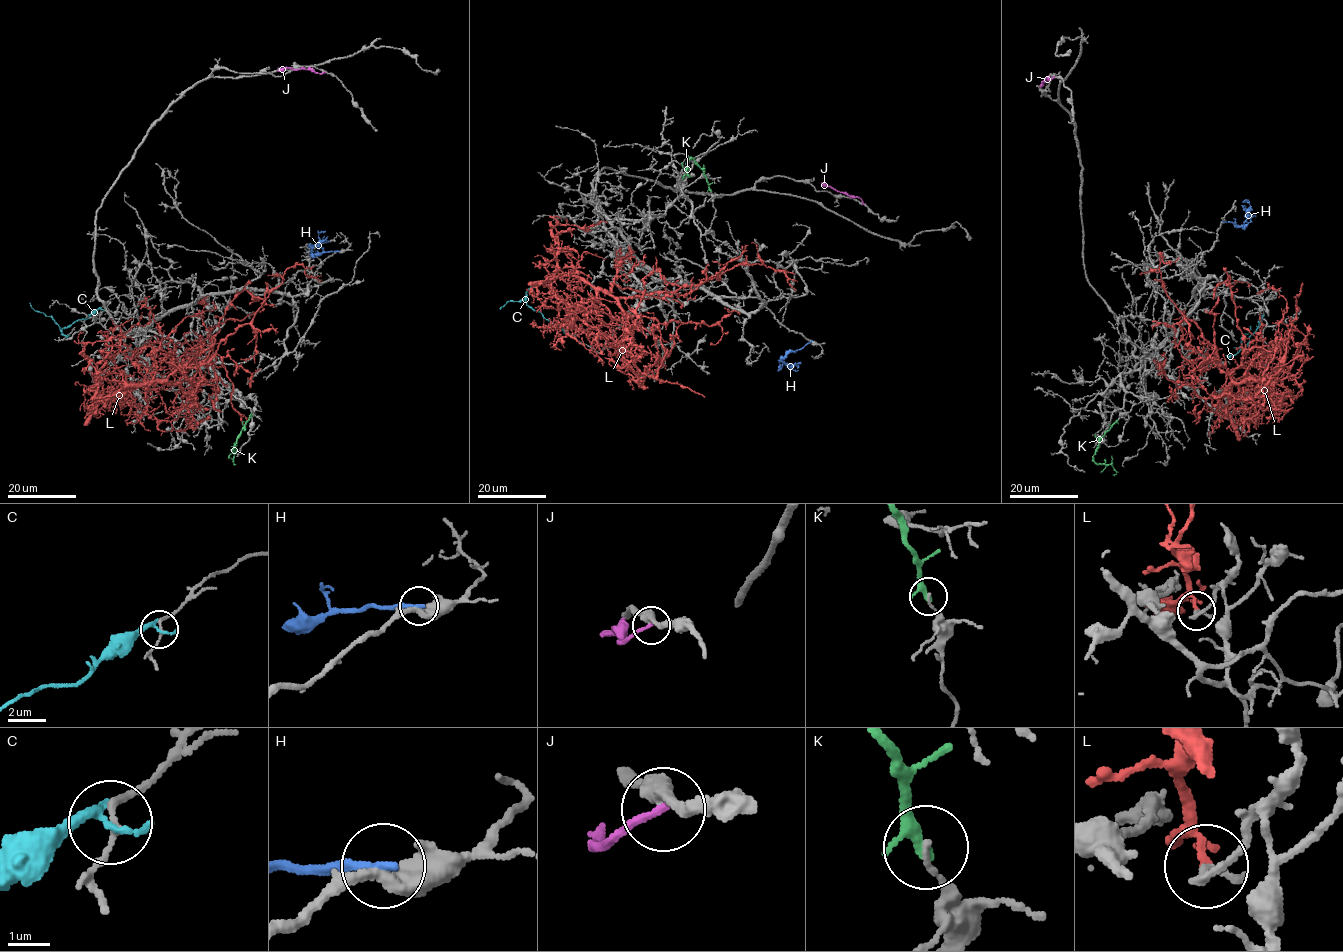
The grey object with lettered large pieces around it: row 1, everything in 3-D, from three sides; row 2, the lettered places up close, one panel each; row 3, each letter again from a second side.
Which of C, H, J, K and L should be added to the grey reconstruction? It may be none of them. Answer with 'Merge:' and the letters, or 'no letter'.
Merge: no letter

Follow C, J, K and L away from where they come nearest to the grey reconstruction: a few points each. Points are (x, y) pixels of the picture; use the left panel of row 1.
C: (101, 309), (61, 330), (49, 316), (35, 310), (29, 302)
J: (324, 73), (298, 69), (278, 71)
K: (251, 414), (231, 450), (235, 464)
L: (197, 407), (186, 406), (170, 375), (205, 364), (221, 340), (249, 323), (290, 267), (321, 275)

